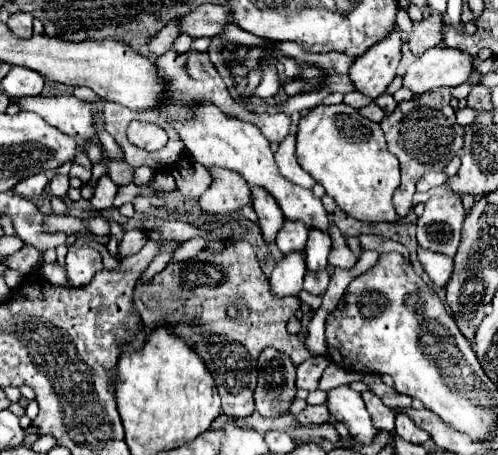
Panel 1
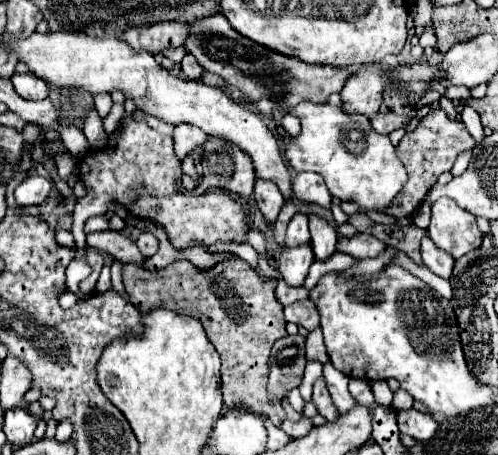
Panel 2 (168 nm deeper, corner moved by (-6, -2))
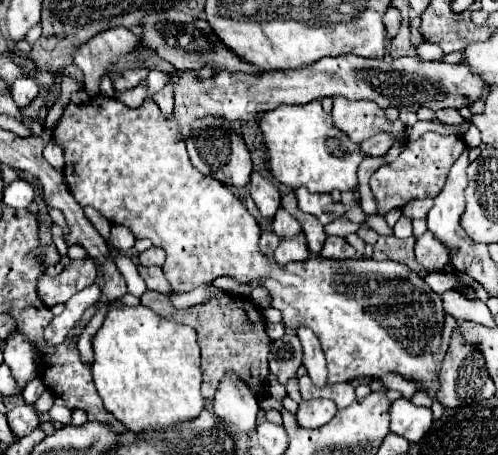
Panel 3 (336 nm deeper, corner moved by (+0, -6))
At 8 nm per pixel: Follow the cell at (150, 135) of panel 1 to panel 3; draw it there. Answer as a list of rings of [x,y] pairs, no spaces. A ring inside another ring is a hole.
[[[151,70],[149,76],[147,76],[147,98],[145,102],[131,110],[127,108],[125,104],[121,104],[119,100],[115,98],[105,98],[105,96],[95,96],[89,100],[87,106],[75,106],[75,104],[69,104],[57,124],[57,128],[53,130],[53,136],[57,140],[57,144],[63,148],[65,152],[65,170],[63,170],[63,176],[65,176],[65,182],[71,190],[71,194],[75,196],[75,200],[81,204],[81,206],[93,206],[101,216],[107,216],[109,222],[113,224],[123,224],[127,226],[135,238],[149,238],[153,242],[153,246],[159,246],[167,252],[167,260],[163,264],[163,272],[165,272],[165,278],[169,280],[171,288],[173,288],[173,294],[185,294],[185,292],[191,292],[195,290],[197,286],[201,284],[209,284],[213,282],[217,276],[233,276],[241,282],[251,282],[251,280],[259,280],[265,284],[265,288],[269,290],[271,298],[273,298],[273,306],[279,308],[283,312],[283,324],[287,328],[299,328],[299,326],[307,326],[315,332],[315,336],[319,338],[321,342],[321,348],[323,348],[323,354],[327,358],[327,370],[329,370],[329,384],[337,384],[337,382],[351,382],[355,378],[381,378],[389,372],[397,372],[401,374],[403,378],[419,384],[421,390],[439,390],[439,374],[441,374],[441,364],[435,362],[435,354],[441,350],[441,340],[443,340],[443,326],[445,326],[445,312],[443,312],[443,306],[441,306],[441,296],[435,294],[423,280],[421,276],[417,274],[405,274],[405,272],[397,272],[397,262],[393,260],[385,260],[385,262],[377,262],[373,258],[353,258],[353,260],[323,260],[323,258],[313,258],[313,260],[305,260],[301,264],[291,264],[291,266],[277,266],[273,258],[267,258],[259,252],[259,226],[257,226],[257,220],[247,212],[247,208],[241,204],[239,198],[235,198],[235,194],[221,182],[217,182],[215,178],[209,178],[205,174],[201,174],[191,162],[189,162],[189,156],[187,156],[187,150],[185,150],[185,144],[177,140],[177,122],[175,118],[171,120],[165,120],[159,106],[153,102],[153,94],[163,90],[163,86],[169,82],[169,74],[163,72],[163,70]]]

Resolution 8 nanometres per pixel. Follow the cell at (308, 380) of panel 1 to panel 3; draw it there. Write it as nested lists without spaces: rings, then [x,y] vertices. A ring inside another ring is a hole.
[[[315,398],[299,404],[297,422],[303,428],[321,428],[337,414],[337,406],[327,398]]]

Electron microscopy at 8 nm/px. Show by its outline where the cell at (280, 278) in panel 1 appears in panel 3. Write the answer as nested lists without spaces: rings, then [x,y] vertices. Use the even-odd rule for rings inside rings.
[[[299,234],[297,238],[281,240],[281,244],[275,250],[275,262],[279,266],[287,266],[291,262],[305,262],[307,258],[309,258],[309,250],[303,234]]]

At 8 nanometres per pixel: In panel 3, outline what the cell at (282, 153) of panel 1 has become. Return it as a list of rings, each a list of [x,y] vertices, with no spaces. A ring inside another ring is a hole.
[[[295,188],[295,198],[297,198],[297,204],[303,212],[309,212],[313,216],[319,218],[321,224],[329,224],[333,222],[335,218],[343,216],[345,208],[343,204],[333,204],[331,196],[329,194],[311,194],[307,188]]]

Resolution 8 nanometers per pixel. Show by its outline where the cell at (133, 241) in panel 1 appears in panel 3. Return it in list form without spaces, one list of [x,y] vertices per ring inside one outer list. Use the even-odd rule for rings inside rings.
[[[151,246],[149,250],[139,254],[139,262],[143,266],[161,266],[165,262],[165,250],[161,250],[157,246]]]

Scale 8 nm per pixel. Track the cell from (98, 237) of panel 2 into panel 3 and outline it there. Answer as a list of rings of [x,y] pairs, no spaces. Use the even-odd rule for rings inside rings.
[[[137,266],[137,270],[139,270],[139,276],[145,280],[145,284],[147,284],[147,288],[149,290],[157,290],[157,292],[171,292],[171,286],[169,286],[169,282],[165,280],[165,276],[163,276],[163,272],[161,272],[161,268],[159,266]]]

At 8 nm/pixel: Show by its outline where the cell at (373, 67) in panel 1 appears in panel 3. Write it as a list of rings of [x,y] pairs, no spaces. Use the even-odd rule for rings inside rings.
[[[333,98],[333,124],[351,136],[353,142],[363,142],[365,138],[385,130],[397,134],[397,140],[405,138],[405,126],[395,120],[387,122],[385,112],[369,102],[369,100],[347,100],[347,98]]]

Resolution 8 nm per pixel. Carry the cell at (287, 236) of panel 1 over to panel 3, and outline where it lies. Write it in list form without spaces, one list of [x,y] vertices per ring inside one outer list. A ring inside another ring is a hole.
[[[279,208],[277,214],[275,214],[275,218],[273,218],[273,232],[275,232],[281,240],[285,240],[285,238],[295,238],[297,234],[301,234],[301,226],[299,226],[299,222],[297,222],[287,210]]]

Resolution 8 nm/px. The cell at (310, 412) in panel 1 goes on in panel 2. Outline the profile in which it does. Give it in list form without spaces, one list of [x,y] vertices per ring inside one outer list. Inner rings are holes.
[[[239,256],[219,262],[209,272],[199,272],[191,262],[177,260],[159,272],[149,272],[135,264],[123,264],[121,274],[131,302],[135,302],[143,314],[155,308],[167,308],[201,320],[207,338],[221,356],[221,390],[227,410],[239,406],[255,414],[265,414],[291,438],[299,438],[313,428],[311,419],[306,416],[298,422],[289,420],[281,408],[281,401],[271,401],[267,394],[271,346],[287,336],[283,306],[275,298],[275,280],[263,282]]]

